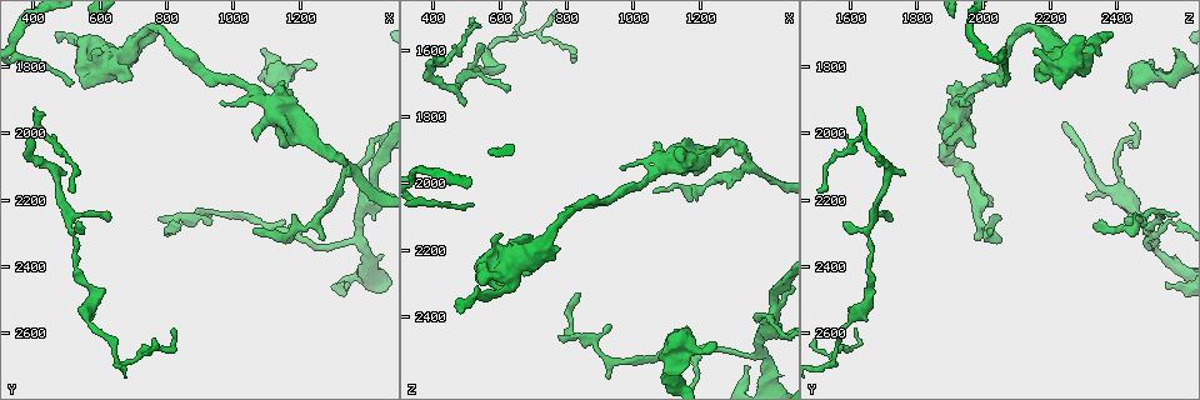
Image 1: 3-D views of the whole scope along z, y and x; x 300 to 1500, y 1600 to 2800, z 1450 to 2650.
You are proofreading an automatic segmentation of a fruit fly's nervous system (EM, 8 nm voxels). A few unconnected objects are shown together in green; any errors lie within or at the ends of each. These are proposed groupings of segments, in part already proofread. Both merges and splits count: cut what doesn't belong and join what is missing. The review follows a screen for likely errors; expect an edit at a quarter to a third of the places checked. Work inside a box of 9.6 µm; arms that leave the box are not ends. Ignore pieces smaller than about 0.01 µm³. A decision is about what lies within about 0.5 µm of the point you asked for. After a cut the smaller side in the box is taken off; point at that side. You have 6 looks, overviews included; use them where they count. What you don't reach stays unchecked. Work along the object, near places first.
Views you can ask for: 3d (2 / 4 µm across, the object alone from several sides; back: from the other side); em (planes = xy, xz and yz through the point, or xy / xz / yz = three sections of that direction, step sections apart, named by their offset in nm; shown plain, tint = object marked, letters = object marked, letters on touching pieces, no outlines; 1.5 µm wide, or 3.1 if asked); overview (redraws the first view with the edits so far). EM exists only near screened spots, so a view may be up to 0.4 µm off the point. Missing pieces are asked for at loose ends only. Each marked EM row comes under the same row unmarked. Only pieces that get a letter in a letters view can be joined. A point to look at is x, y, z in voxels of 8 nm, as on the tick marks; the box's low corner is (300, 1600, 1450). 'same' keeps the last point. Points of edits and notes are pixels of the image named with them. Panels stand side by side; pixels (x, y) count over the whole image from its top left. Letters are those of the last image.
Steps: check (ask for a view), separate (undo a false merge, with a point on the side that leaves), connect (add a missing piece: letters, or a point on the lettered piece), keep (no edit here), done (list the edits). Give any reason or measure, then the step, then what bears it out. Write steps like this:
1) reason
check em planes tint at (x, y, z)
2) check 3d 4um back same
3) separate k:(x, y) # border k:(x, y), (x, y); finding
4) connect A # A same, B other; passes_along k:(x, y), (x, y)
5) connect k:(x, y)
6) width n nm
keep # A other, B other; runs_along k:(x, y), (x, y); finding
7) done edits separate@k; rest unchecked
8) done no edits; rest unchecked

an open end
check em yz step 4 letters at (410, 1920, 1620)

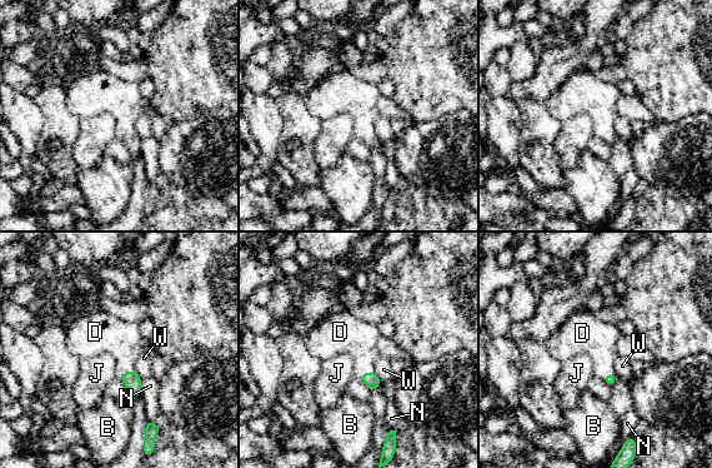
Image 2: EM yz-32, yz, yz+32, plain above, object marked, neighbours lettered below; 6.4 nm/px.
another direction
check em planes letters same

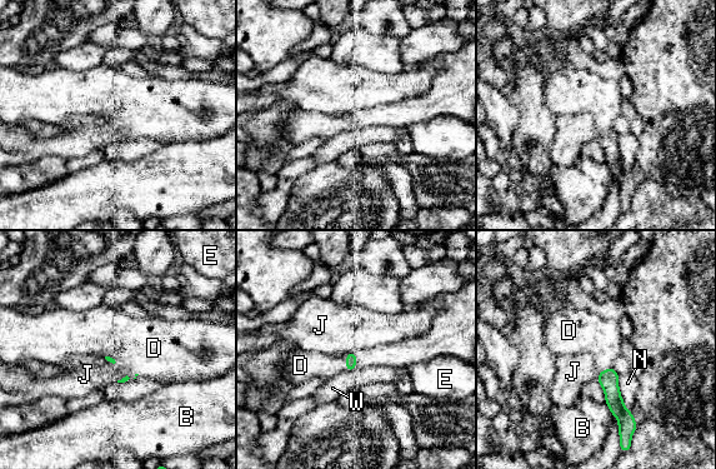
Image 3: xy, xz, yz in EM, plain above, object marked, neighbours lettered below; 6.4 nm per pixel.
longest_contact N 260 nm
connect D # B other, D same, E other, J other, N other, W other; passes_along 3:(609, 379), (604, 370), (594, 334); the neuron continues

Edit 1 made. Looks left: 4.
check 3d 4um at (630, 2260, 1740)

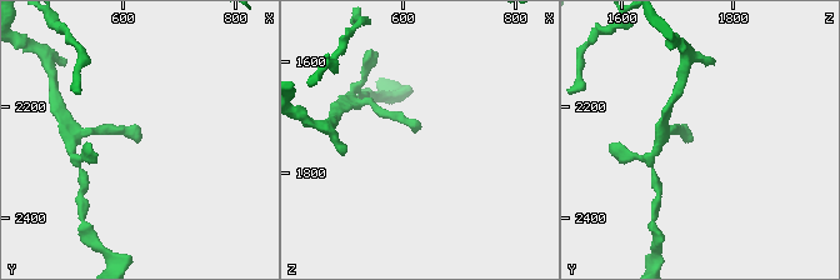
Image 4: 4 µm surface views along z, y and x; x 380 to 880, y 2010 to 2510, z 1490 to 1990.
check em planes letters at (615, 2260, 1735)

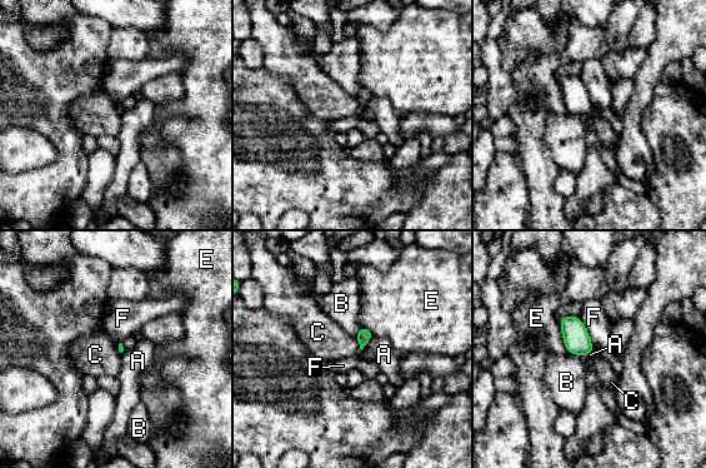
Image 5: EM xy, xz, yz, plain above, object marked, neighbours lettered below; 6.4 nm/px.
keep # A other, B other, C other, E other, F other; border 5:(577, 317), (592, 343); none of them fits

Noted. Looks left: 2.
free end
check em yz step 8 letters at (1240, 1800, 2470)

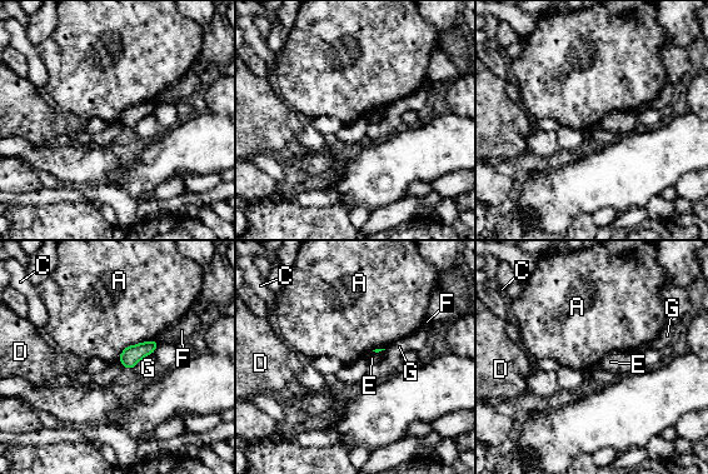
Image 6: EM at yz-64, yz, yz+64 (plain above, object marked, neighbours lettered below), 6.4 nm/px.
keep # A other, C other, D other, E other, F other, G other; border 6:(155, 339), (128, 345), (118, 360); none of them fits

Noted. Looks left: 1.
done edits connect@3; rest unchecked

